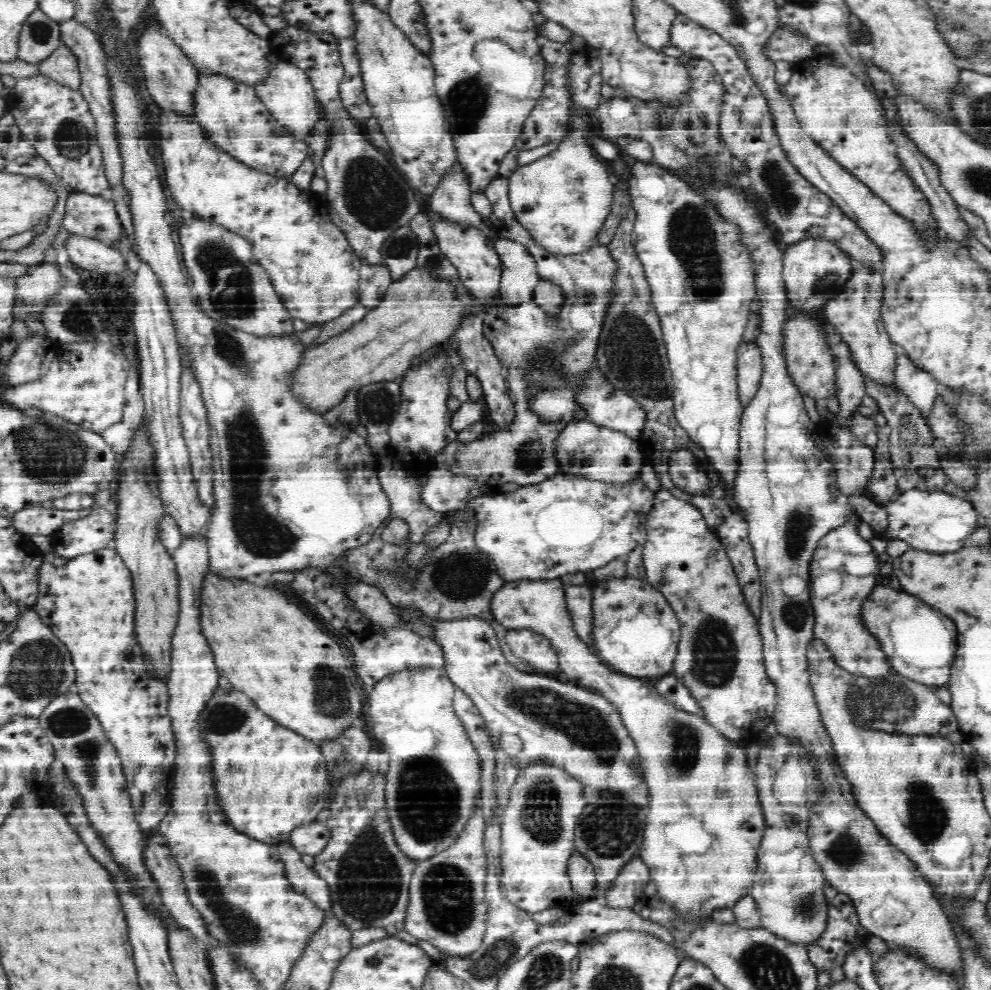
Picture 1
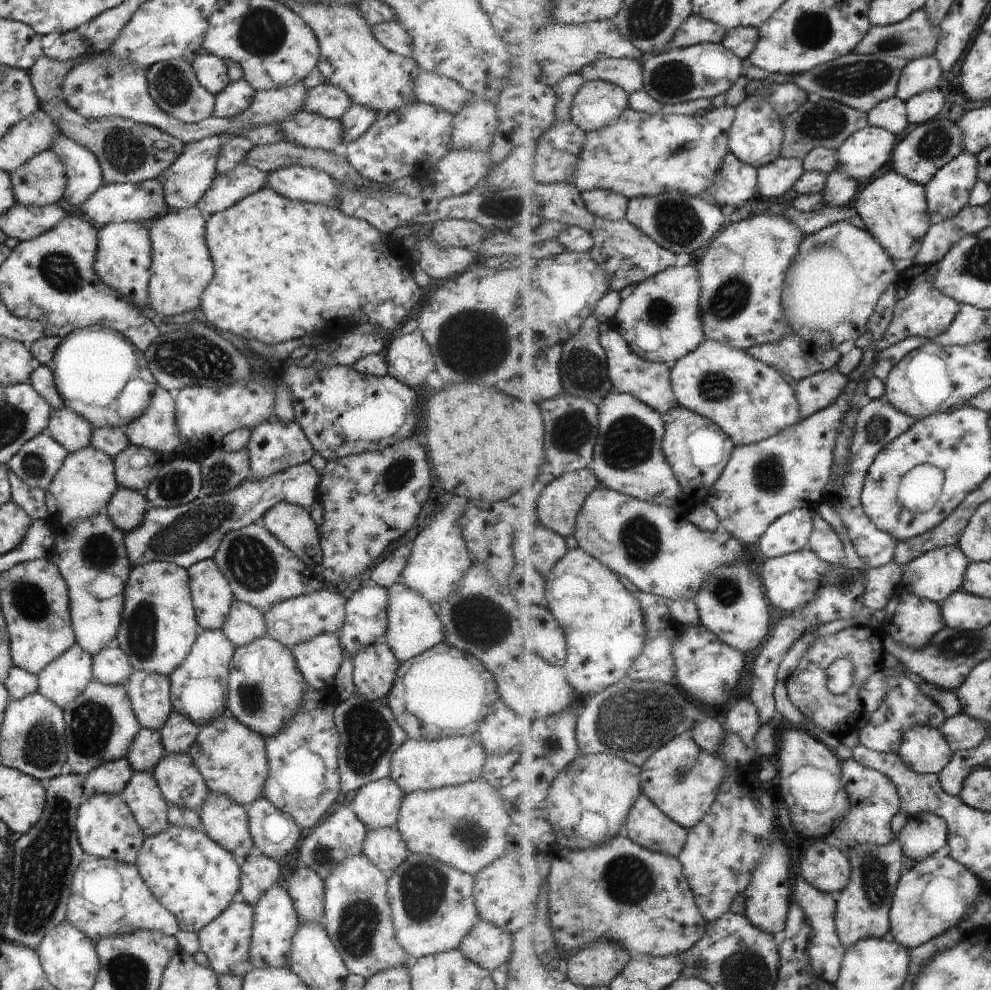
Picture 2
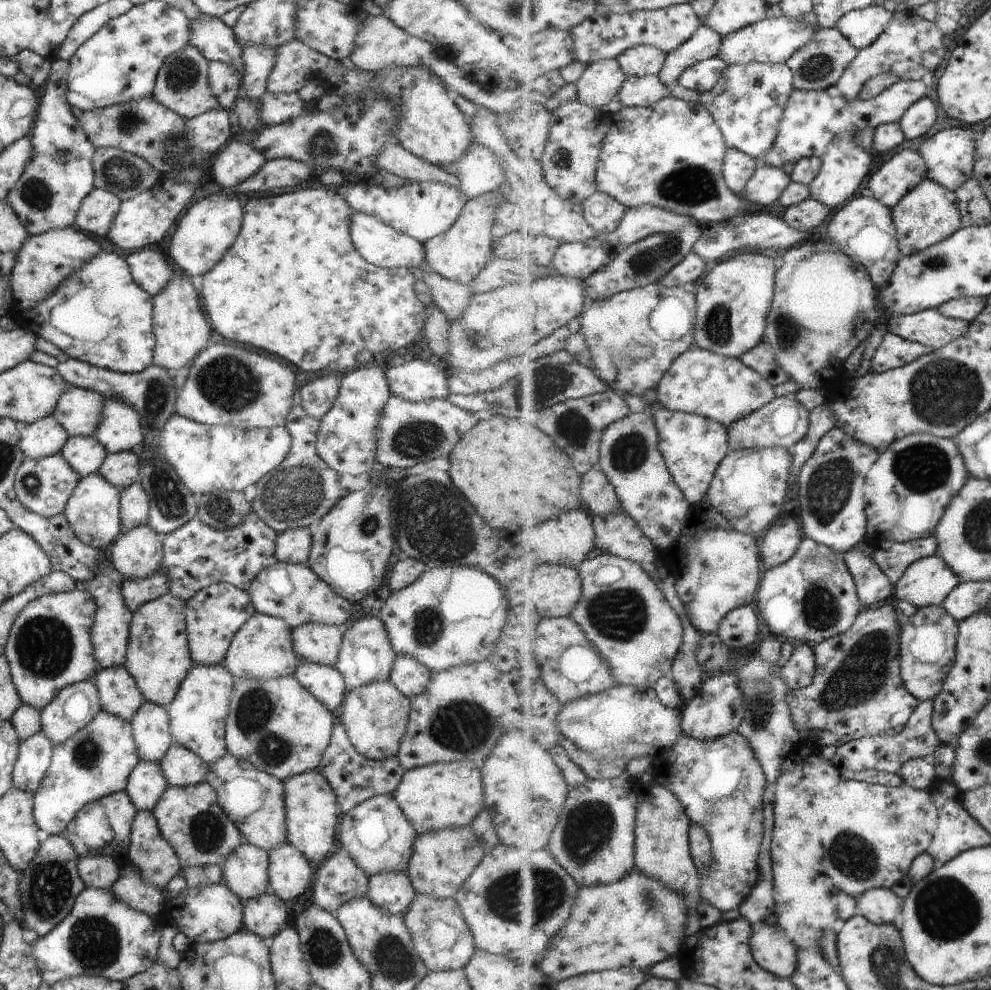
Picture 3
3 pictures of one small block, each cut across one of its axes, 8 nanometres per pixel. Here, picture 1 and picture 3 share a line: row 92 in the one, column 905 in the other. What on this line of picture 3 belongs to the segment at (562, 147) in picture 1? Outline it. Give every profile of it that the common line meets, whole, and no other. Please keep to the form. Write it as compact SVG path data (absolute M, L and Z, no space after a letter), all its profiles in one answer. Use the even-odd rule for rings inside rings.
M935 554L909 566L895 585L894 598L906 600L919 608L939 606L962 582L960 576Z

